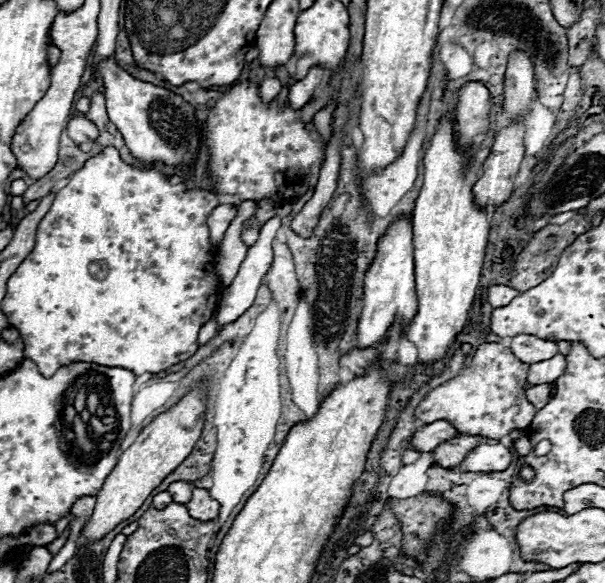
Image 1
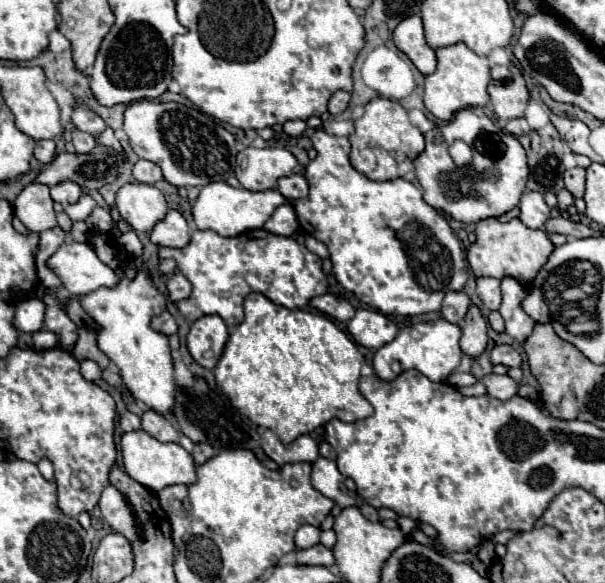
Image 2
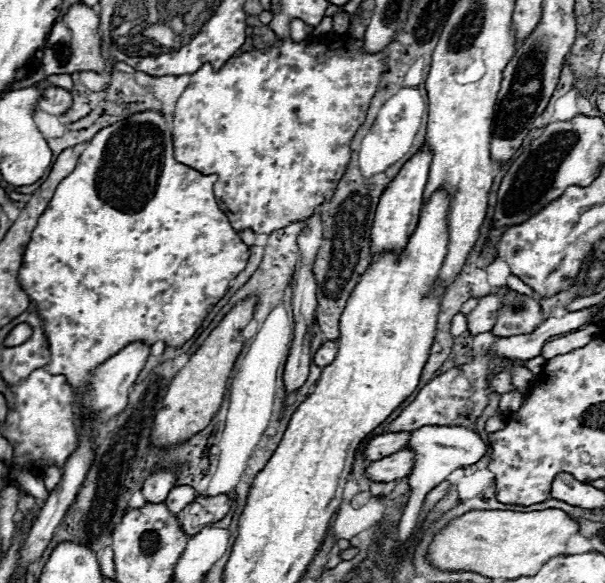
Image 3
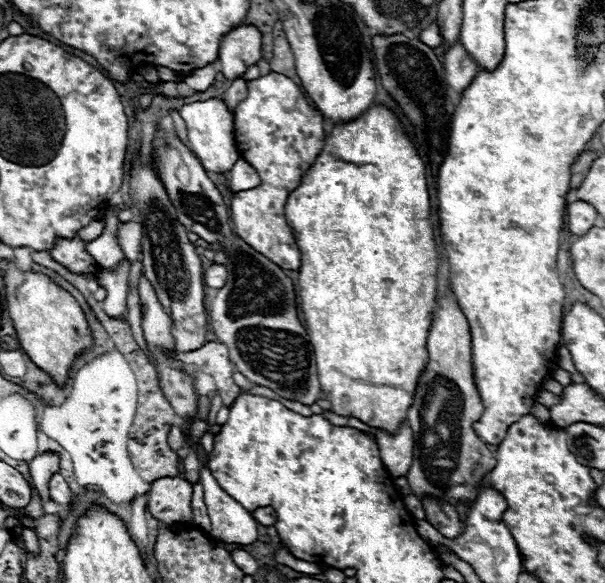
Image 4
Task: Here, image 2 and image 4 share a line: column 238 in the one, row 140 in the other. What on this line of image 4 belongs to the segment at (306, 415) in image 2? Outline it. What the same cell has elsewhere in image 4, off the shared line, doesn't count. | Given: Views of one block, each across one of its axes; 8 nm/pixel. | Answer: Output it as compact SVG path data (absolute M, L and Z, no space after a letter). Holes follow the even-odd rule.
M372 104L372 108L362 112L358 118L336 124L332 128L314 164L302 176L298 188L288 194L286 220L302 254L300 278L296 282L300 304L299 315L304 328L308 328L308 336L312 336L312 346L316 352L316 364L318 364L318 378L320 378L322 390L326 392L326 400L332 402L332 412L340 416L354 416L368 426L396 432L400 422L406 418L406 410L412 404L418 376L424 370L428 360L426 338L432 324L432 308L436 304L438 254L436 254L436 242L434 242L434 232L430 224L430 194L428 194L428 182L426 182L426 164L420 158L418 150L414 148L412 140L408 138L404 126L400 124L400 120L390 108L386 108L384 104Z

